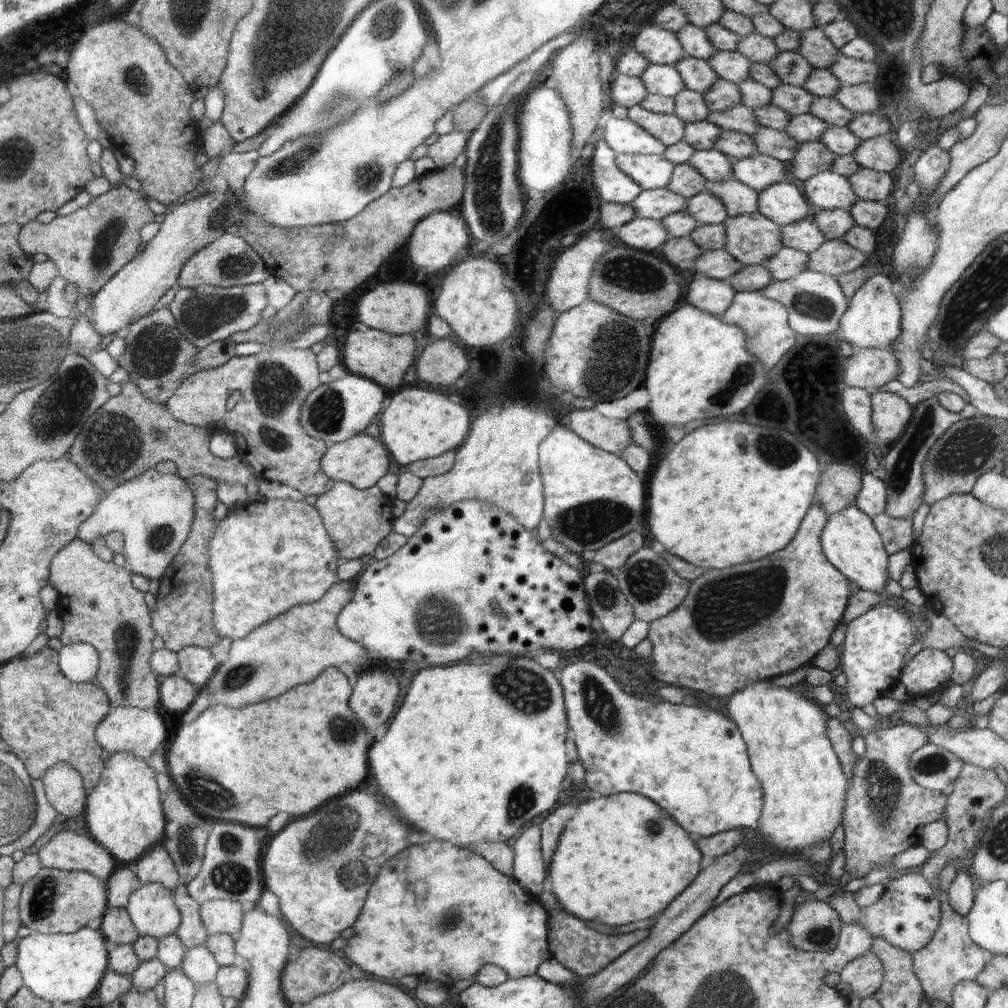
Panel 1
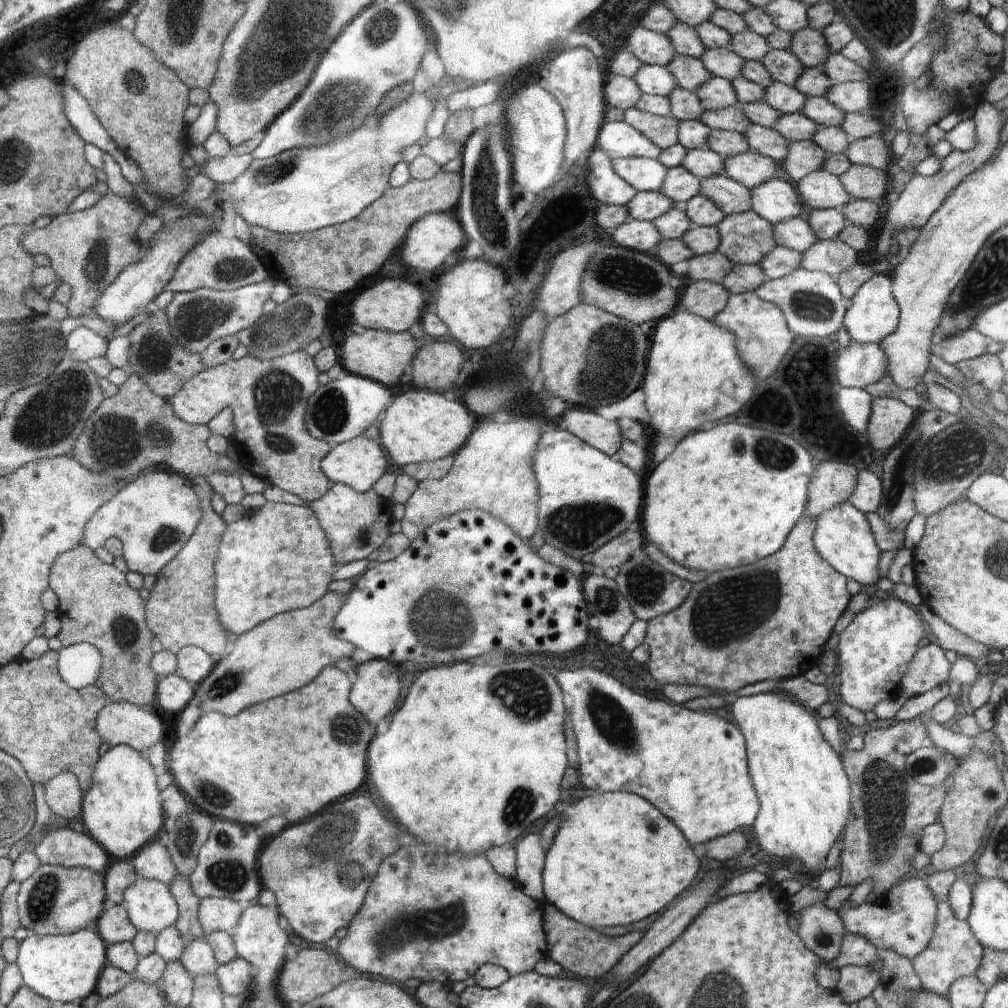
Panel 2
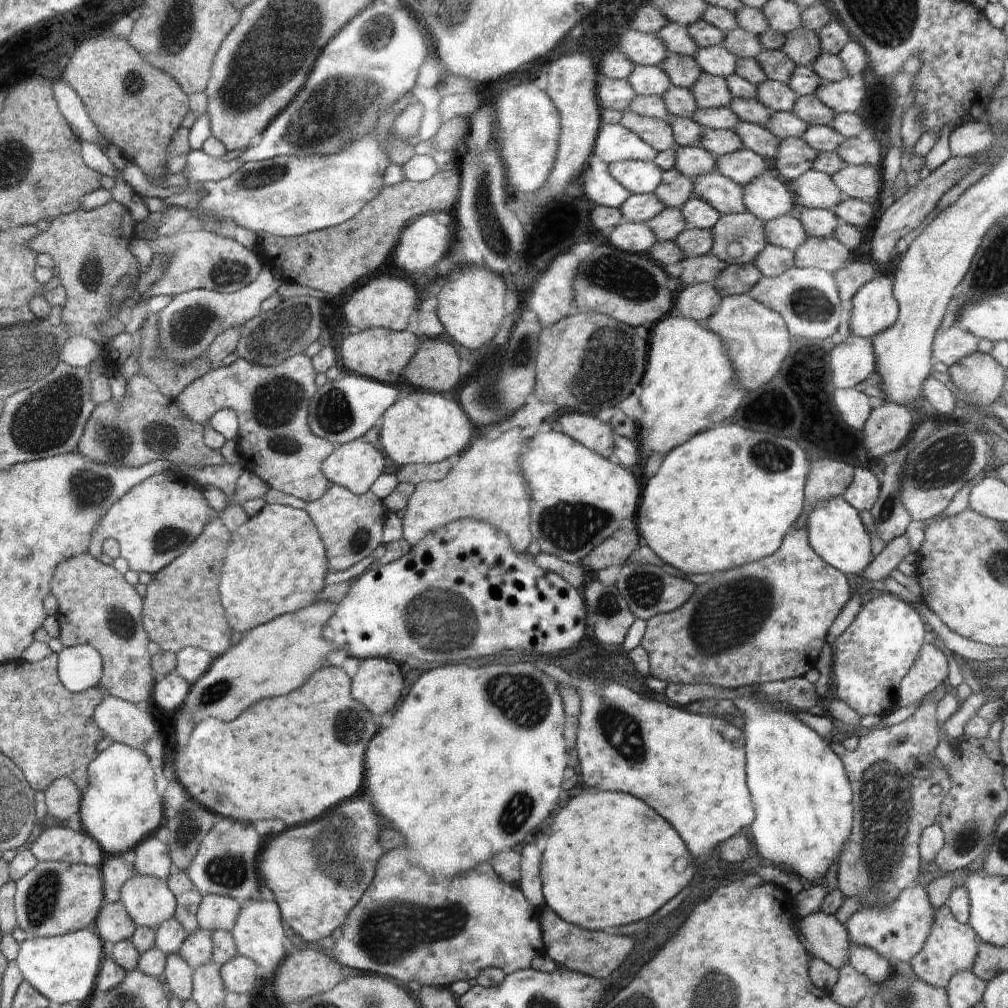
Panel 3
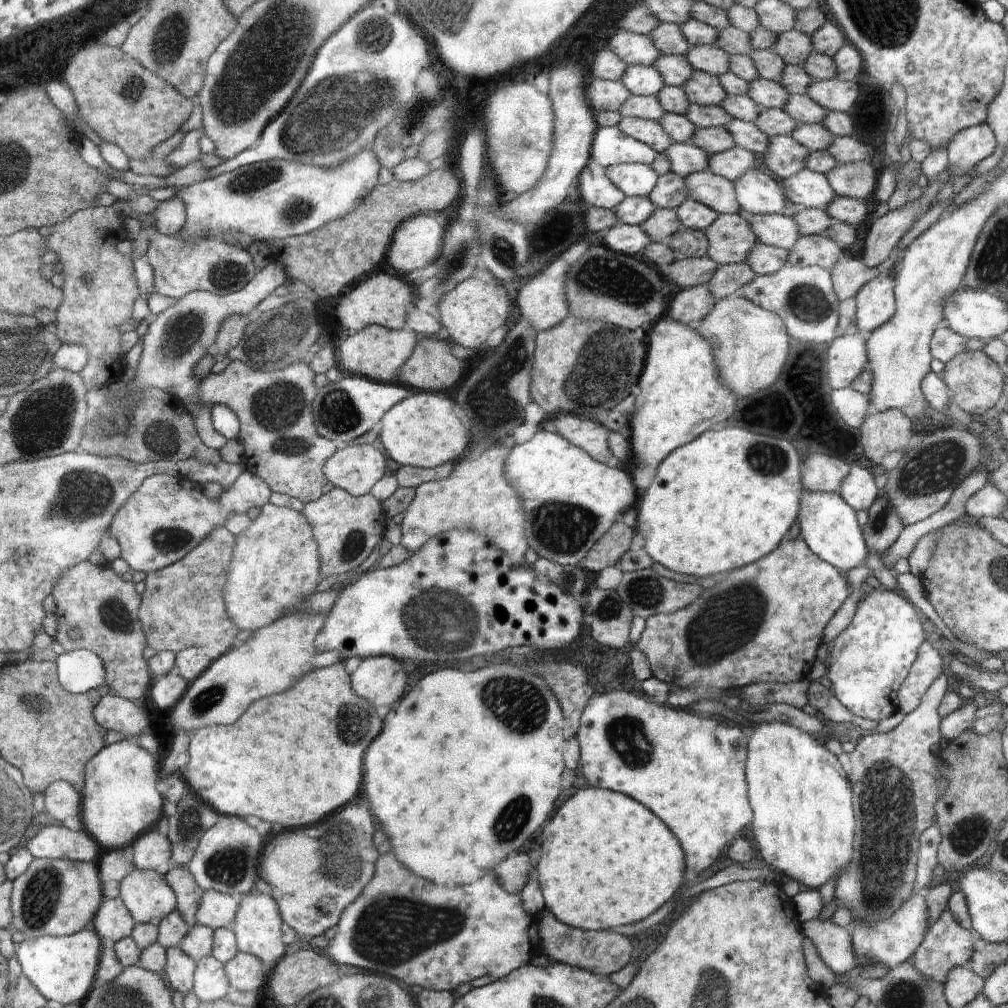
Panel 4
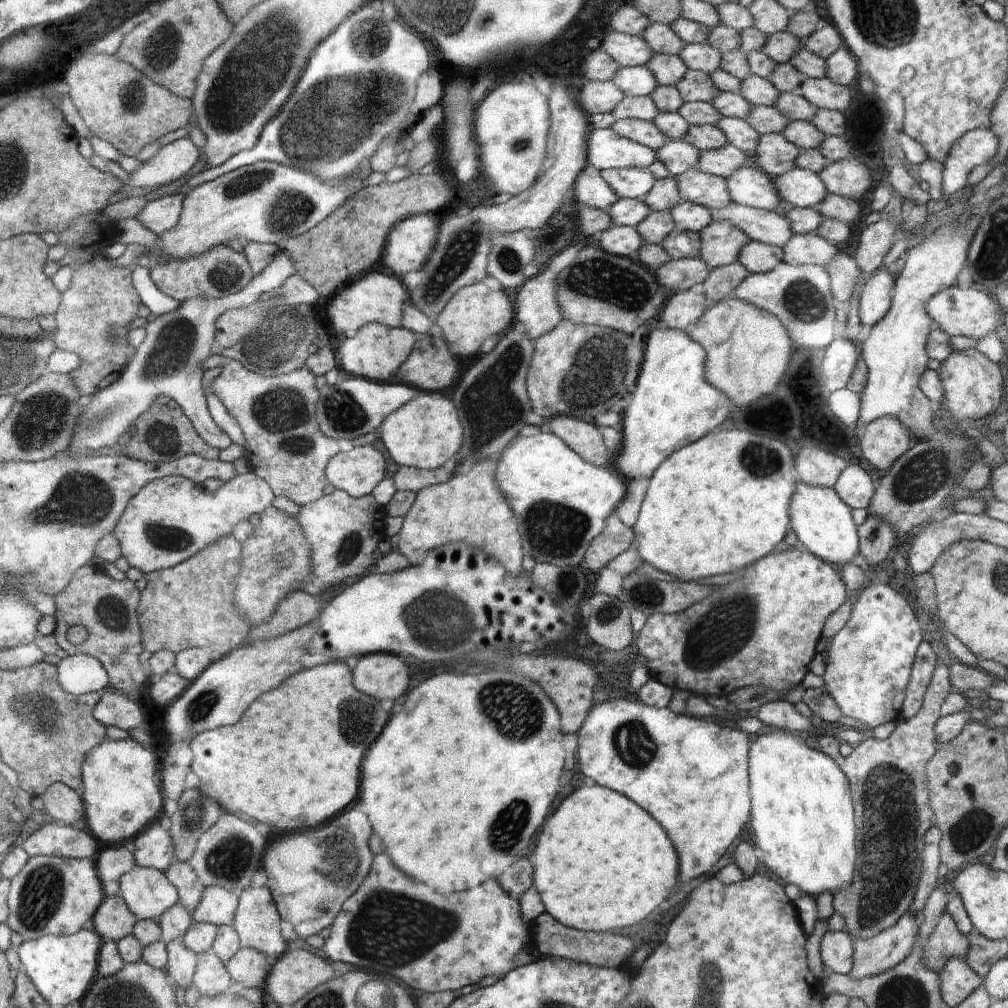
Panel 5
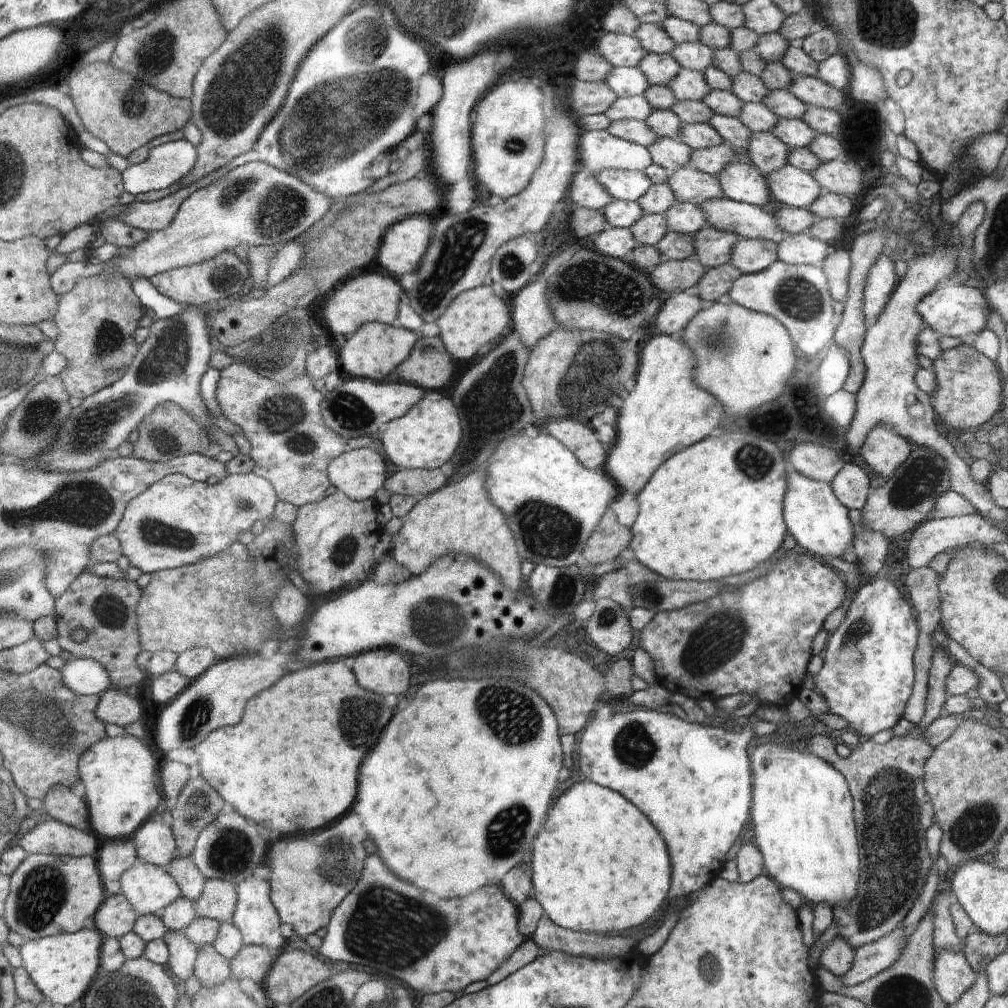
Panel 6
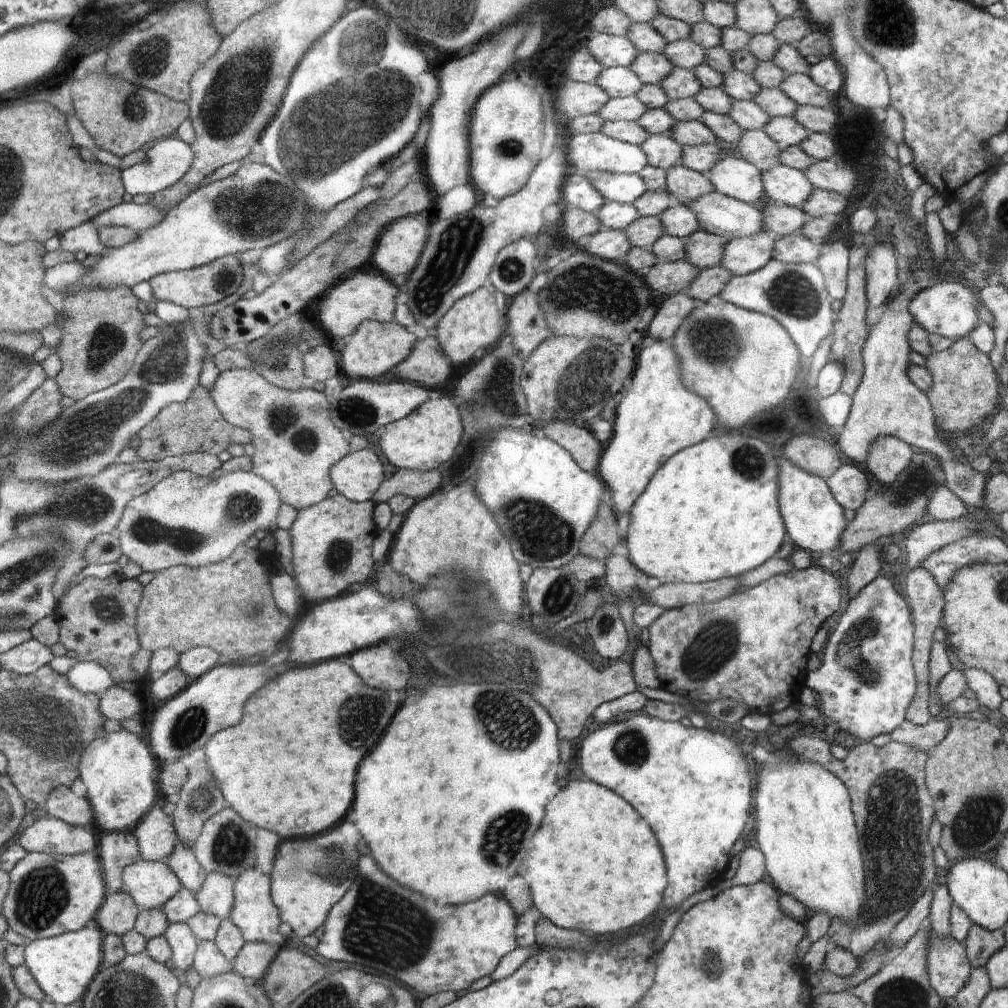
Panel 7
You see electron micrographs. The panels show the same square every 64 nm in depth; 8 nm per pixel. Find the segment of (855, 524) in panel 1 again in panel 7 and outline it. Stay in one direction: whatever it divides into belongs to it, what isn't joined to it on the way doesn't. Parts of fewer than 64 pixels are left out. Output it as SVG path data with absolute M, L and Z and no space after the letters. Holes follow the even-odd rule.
M780 457L778 483L779 507L783 521L786 523L788 536L792 538L796 548L803 548L814 556L836 555L848 523L844 516L845 509L832 494L827 481L820 475L802 470L786 457Z

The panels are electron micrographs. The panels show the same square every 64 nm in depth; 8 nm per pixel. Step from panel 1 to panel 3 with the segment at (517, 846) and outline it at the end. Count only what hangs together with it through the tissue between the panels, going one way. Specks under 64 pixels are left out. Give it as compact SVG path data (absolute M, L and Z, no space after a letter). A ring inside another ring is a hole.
M534 842L520 848L521 857L521 882L519 889L530 903L530 907L541 910L545 907L545 898L540 880L540 861L542 853Z

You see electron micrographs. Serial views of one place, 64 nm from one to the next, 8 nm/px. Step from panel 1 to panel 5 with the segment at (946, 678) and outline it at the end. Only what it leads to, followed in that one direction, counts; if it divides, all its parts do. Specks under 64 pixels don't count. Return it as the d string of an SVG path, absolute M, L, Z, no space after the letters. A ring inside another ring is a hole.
M924 639L919 644L918 655L914 658L914 666L910 672L910 680L904 692L902 701L902 716L905 719L911 719L920 712L923 705L924 695L930 688L931 678L934 676L938 658L930 640Z

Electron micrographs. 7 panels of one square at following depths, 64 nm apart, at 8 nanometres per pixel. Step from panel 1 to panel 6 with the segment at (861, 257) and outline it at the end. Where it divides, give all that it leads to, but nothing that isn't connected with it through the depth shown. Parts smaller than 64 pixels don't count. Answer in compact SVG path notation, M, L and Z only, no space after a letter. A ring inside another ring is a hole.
M808 232L784 234L777 244L778 261L789 265L820 265L827 255L830 244L815 239Z

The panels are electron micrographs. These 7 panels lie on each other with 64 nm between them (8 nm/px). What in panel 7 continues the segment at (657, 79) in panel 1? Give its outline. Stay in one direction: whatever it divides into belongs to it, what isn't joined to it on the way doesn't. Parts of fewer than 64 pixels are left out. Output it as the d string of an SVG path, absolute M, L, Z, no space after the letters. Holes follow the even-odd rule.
M610 67L602 69L595 82L610 98L635 95L642 81L630 67Z

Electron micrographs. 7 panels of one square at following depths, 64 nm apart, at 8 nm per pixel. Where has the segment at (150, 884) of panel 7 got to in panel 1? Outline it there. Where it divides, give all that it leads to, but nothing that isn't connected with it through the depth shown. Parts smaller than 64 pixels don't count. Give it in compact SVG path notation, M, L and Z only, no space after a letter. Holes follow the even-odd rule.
M143 883L132 894L127 909L141 936L155 936L159 940L177 933L183 921L183 911L180 910L179 904L176 902L175 892L164 883Z

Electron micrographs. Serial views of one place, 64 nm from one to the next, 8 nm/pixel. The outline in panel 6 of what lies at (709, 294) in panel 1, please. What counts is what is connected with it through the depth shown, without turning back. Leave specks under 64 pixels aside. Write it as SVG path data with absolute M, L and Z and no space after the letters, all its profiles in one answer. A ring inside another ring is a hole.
M696 288L670 295L656 315L656 328L663 335L679 336L686 329L691 318L703 308Z

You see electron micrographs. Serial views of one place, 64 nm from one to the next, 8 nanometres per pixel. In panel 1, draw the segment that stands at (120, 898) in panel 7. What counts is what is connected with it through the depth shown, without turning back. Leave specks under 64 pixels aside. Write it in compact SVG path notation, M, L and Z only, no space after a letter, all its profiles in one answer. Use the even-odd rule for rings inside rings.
M127 908L109 909L103 918L101 929L112 947L134 945L141 937Z

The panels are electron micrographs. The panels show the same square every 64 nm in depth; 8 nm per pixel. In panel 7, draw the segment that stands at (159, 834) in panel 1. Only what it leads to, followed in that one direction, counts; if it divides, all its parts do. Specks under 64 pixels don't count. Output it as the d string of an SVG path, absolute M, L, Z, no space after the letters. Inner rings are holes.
M125 729L96 740L84 754L82 779L96 808L97 823L107 833L134 832L157 806L158 784L154 772L158 767L154 758L148 744L138 734Z

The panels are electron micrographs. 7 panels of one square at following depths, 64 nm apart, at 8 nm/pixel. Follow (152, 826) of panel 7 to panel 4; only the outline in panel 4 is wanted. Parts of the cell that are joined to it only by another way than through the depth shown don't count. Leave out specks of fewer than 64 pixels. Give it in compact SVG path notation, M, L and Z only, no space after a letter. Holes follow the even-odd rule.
M157 828L147 832L134 842L135 863L138 869L157 870L167 876L173 869L173 846L169 836L165 837Z

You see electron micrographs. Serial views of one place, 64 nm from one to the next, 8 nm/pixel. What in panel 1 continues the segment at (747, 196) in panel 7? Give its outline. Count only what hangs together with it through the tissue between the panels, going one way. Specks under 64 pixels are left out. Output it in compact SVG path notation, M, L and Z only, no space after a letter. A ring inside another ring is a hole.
M776 182L760 194L758 213L778 226L790 226L808 215L808 198L790 182Z

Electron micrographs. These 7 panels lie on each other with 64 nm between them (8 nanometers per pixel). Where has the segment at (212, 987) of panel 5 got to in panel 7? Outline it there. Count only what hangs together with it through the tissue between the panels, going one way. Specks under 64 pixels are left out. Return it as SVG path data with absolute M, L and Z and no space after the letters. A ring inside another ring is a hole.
M215 941L201 942L196 954L194 968L201 978L218 978L226 972L232 972L234 962L230 961Z

